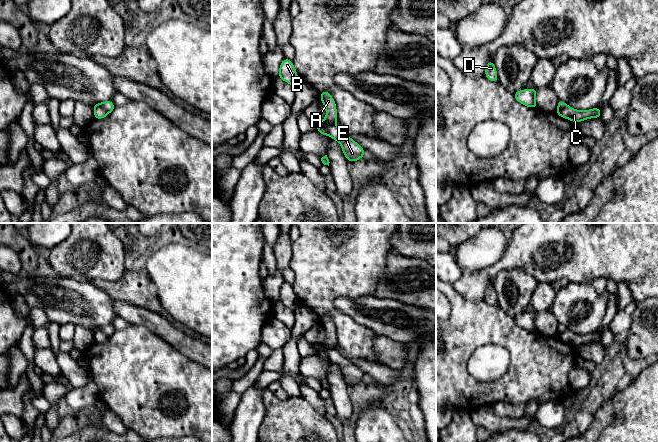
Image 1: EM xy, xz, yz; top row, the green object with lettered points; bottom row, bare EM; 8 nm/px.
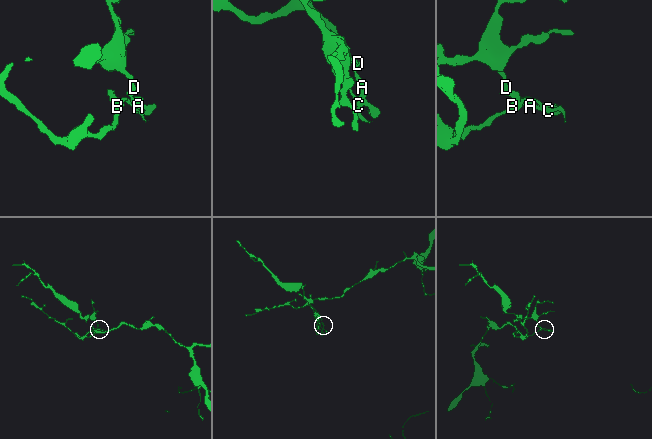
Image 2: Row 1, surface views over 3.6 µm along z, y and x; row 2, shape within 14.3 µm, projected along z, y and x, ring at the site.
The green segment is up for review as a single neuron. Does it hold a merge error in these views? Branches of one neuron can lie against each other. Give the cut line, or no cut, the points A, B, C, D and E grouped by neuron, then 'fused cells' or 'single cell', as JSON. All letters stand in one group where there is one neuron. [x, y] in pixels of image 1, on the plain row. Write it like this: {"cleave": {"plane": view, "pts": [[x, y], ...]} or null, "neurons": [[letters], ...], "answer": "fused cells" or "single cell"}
{"cleave": {"plane": "xz", "pts": [[334, 347], [318, 352]]}, "neurons": [["A", "C", "D"], ["B", "E"]], "answer": "fused cells"}

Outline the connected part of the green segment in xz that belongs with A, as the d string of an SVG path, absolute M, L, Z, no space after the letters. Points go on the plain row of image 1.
M324 314L320 318L320 324L323 326L326 333L326 342L323 344L326 350L318 352L317 354L321 359L328 359L327 351L335 348L338 344L336 327L328 314Z

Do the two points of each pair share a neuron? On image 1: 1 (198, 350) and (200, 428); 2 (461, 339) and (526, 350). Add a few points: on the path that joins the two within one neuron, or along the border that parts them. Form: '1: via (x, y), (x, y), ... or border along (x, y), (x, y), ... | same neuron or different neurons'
1: border along (178, 350), (201, 365) | different neurons
2: via (477, 333), (508, 333), (510, 335) | same neuron

